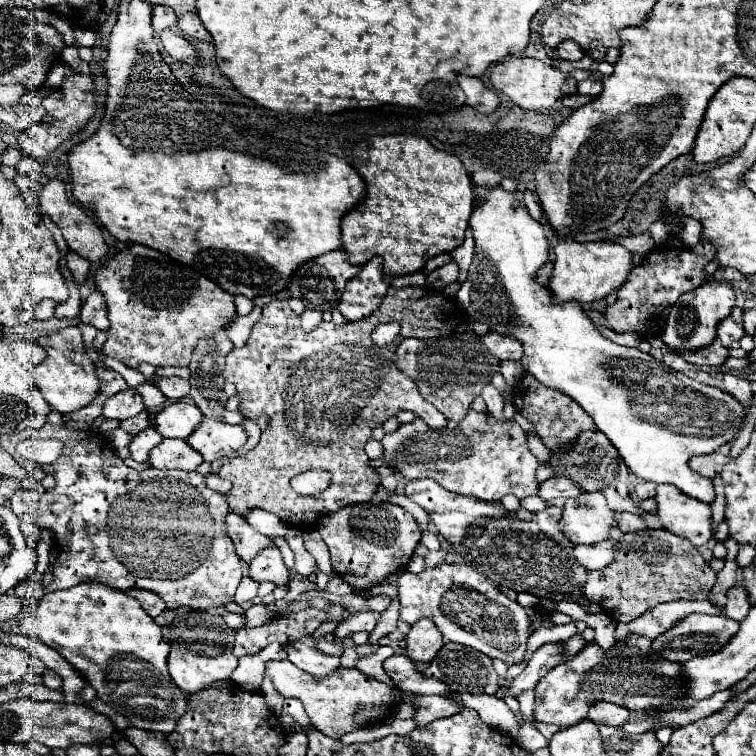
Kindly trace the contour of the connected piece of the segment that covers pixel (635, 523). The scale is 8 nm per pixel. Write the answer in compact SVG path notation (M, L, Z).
M627 511L615 513L615 521L617 521L617 527L619 527L623 533L625 533L625 531L633 531L633 529L645 529L645 527L647 527L641 517L631 515L631 513L627 513Z

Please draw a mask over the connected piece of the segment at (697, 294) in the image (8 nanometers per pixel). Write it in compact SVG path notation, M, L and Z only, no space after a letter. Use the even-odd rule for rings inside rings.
M707 279L695 291L687 291L681 299L671 307L667 317L667 327L661 339L671 349L699 349L709 345L715 339L715 327L721 319L725 319L735 307L735 289L731 283L719 283L715 279Z

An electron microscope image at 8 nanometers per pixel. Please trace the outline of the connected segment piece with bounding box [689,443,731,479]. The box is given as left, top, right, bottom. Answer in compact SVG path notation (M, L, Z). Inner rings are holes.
M725 443L723 447L719 447L719 451L713 451L713 453L709 453L709 455L691 457L691 459L689 459L689 467L691 467L695 473L713 479L713 477L717 477L717 475L721 473L723 465L729 463L729 447L731 447L731 443Z

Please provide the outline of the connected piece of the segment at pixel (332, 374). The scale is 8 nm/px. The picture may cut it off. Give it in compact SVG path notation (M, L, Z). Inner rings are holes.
M389 287L387 295L383 297L383 303L367 319L345 323L343 327L333 325L331 321L321 321L309 333L301 329L301 319L291 311L287 301L267 303L263 307L261 319L253 325L249 341L239 349L231 349L225 357L223 377L231 381L237 387L237 393L241 395L241 413L251 419L255 419L261 413L271 417L271 425L261 435L259 445L243 457L231 459L227 465L219 469L219 477L229 479L233 483L231 491L227 493L231 513L243 515L249 507L261 507L265 511L275 513L285 523L301 527L305 525L305 517L331 513L349 503L371 501L379 487L379 475L367 465L369 457L363 449L367 439L371 439L371 431L379 427L385 419L395 417L401 409L417 413L433 429L441 429L447 425L447 419L419 395L417 385L395 367L395 349L405 337L427 339L449 335L461 321L463 313L451 299L445 299L441 293L435 291L421 293L421 287ZM389 321L399 323L401 333L383 353L373 353L371 331L375 325ZM311 469L327 471L331 475L329 487L319 495L297 495L289 485L291 477Z

